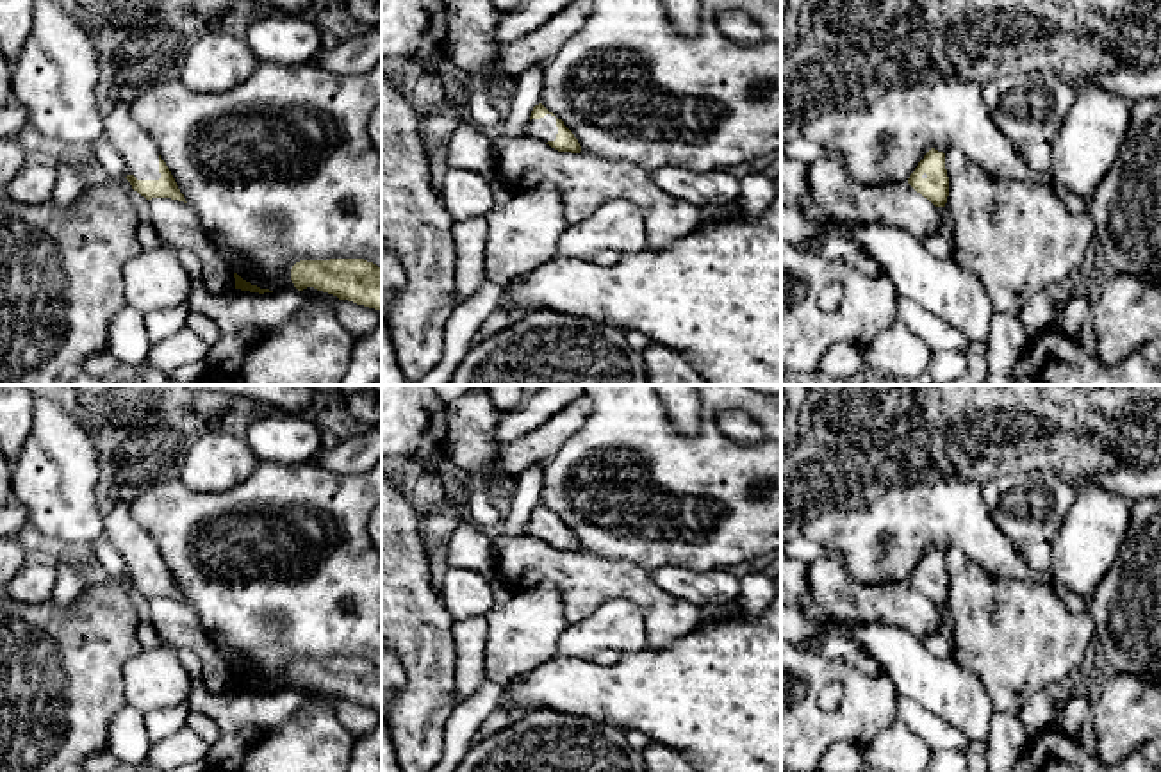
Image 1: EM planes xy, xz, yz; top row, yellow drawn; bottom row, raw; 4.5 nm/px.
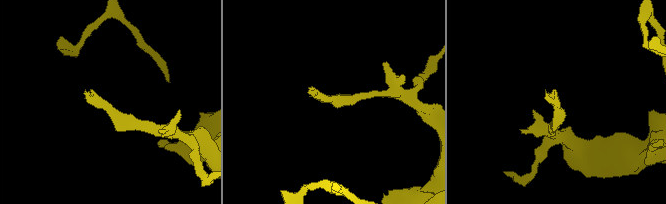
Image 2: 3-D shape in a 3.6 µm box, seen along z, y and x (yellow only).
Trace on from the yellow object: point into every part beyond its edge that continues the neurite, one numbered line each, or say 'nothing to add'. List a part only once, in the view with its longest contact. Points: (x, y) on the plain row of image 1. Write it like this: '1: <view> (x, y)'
1: xz (544, 528)

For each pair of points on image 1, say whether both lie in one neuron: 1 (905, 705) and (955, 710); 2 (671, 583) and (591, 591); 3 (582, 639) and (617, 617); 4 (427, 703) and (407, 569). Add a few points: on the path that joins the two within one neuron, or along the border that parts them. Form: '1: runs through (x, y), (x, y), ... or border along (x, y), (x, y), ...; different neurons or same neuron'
1: border along (897, 692), (956, 730); different neurons
2: border along (648, 571), (650, 578), (664, 591), (696, 605); different neurons
3: runs through (591, 635), (609, 626); same neuron
4: runs through (425, 669), (425, 646), (411, 621), (407, 603); same neuron

